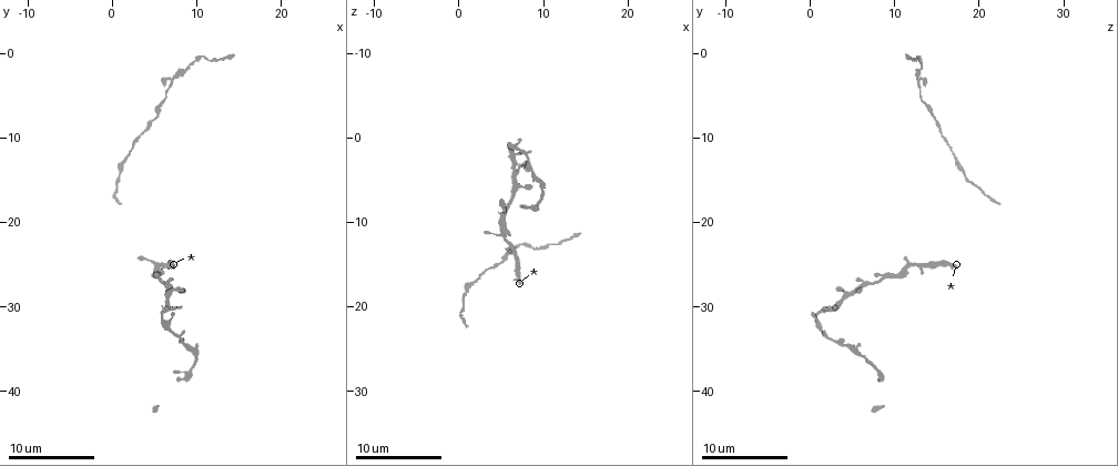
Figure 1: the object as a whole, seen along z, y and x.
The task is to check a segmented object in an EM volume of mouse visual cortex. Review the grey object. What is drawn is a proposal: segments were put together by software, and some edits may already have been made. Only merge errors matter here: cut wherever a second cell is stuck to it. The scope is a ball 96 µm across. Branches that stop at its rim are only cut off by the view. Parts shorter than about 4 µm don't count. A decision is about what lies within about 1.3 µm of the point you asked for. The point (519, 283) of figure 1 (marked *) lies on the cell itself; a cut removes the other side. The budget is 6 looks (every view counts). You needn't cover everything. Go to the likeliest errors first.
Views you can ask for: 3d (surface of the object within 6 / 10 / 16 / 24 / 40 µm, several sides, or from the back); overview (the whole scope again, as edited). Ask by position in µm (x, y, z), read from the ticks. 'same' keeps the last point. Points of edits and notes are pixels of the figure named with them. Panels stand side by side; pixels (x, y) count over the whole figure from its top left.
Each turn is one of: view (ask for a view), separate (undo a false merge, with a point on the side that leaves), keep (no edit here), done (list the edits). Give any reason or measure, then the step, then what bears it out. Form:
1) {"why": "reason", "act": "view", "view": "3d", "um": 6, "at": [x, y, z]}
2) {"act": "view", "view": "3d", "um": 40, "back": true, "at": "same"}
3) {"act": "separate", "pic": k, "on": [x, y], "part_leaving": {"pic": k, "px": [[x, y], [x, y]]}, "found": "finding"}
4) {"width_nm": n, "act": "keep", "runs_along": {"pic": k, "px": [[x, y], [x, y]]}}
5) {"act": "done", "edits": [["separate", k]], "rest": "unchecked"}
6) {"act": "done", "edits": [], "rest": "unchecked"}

{"why": "sudden change in width", "act": "view", "view": "3d", "um": 10, "at": [7.0, 3.8, 12.8]}

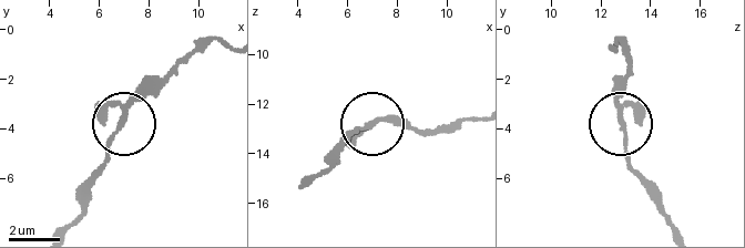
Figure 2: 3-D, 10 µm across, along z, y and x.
{"arms": 3, "act": "keep", "found": "continuous, no second cell"}

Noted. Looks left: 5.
{"why": "two arms in line, one across", "act": "view", "view": "3d", "um": 16, "at": [5.4, 25.8, 11.2]}

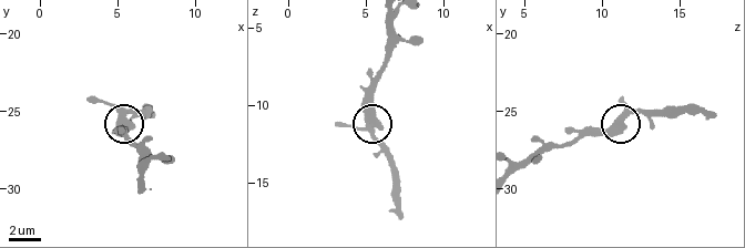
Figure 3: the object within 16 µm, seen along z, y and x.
{"arms": 3, "act": "keep", "runs_along": {"pic": 3, "px": [[399, 216], [399, 178], [371, 119], [371, 89]]}, "found": "all the same cell"}

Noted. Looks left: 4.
{"why": "thick turns thin", "act": "view", "view": "3d", "um": 10, "at": [6.6, 27.2, 6.8]}

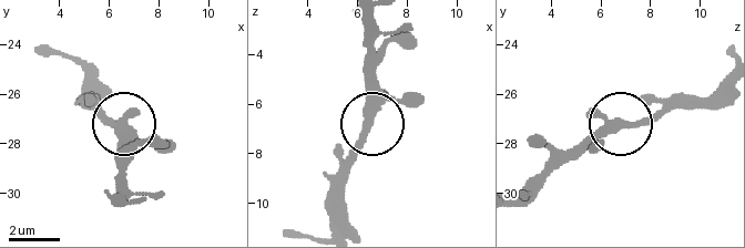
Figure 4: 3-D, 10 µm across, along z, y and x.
{"arms": 3, "act": "keep", "runs_along": {"pic": 4, "px": [[722, 88], [601, 127], [571, 155]]}, "found": "one cell here"}

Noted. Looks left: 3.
{"act": "done", "edits": [], "rest": "unchecked"}

